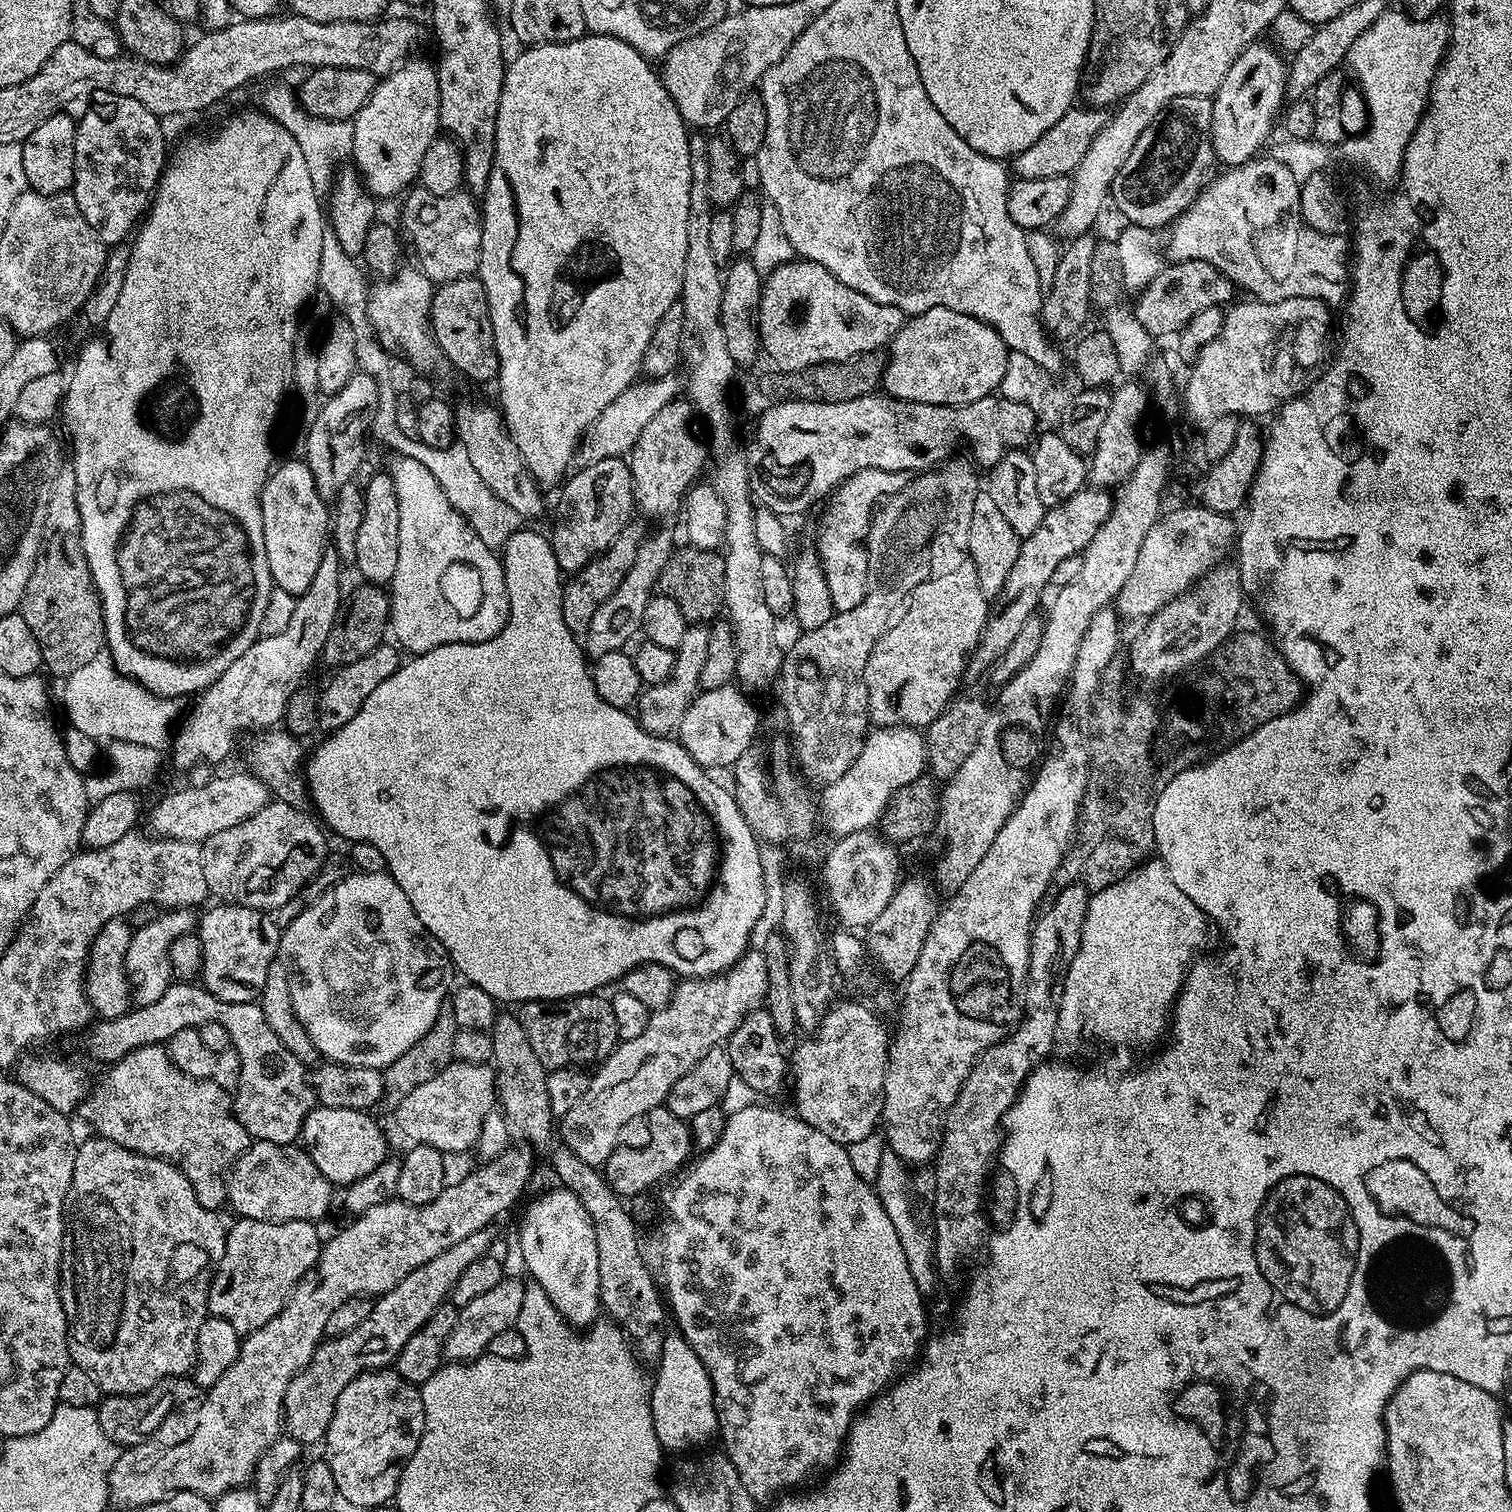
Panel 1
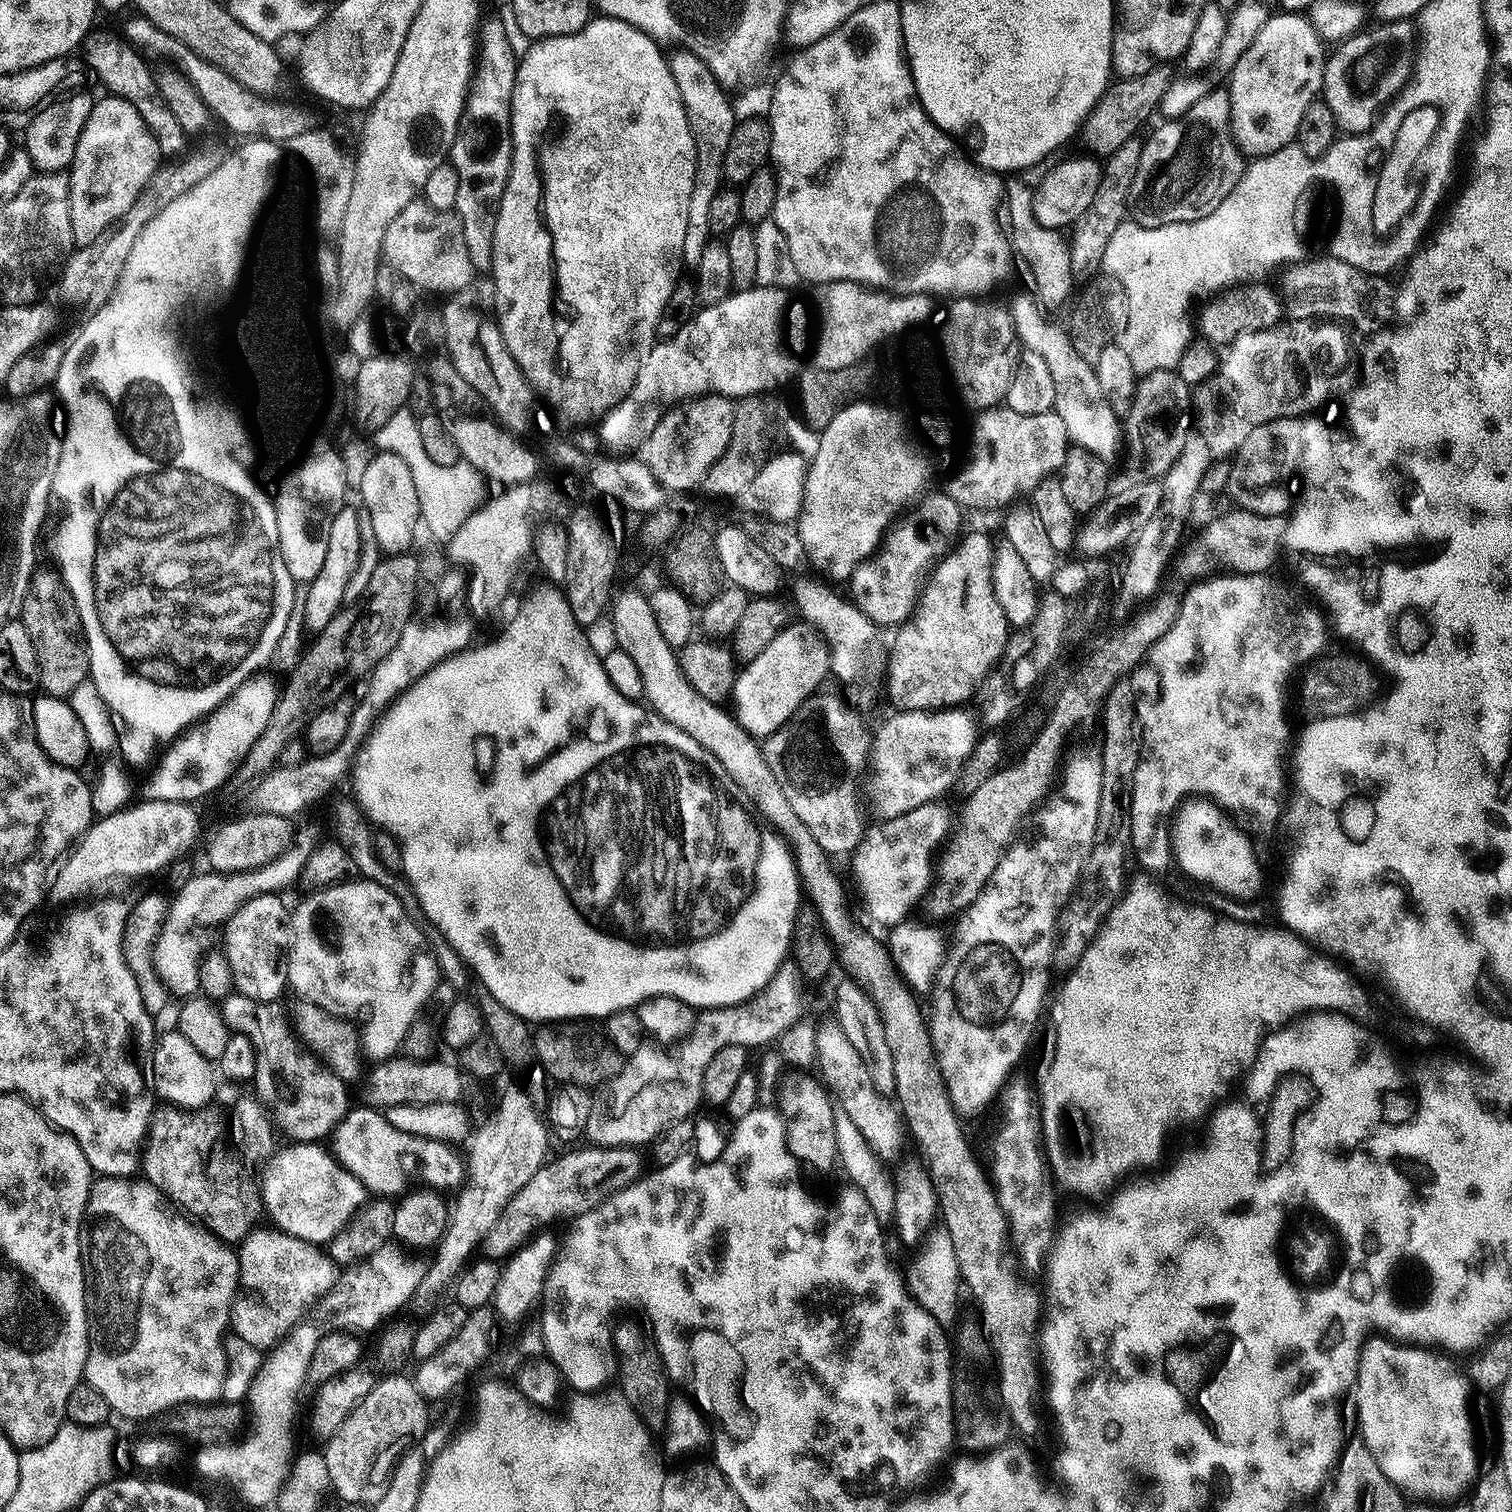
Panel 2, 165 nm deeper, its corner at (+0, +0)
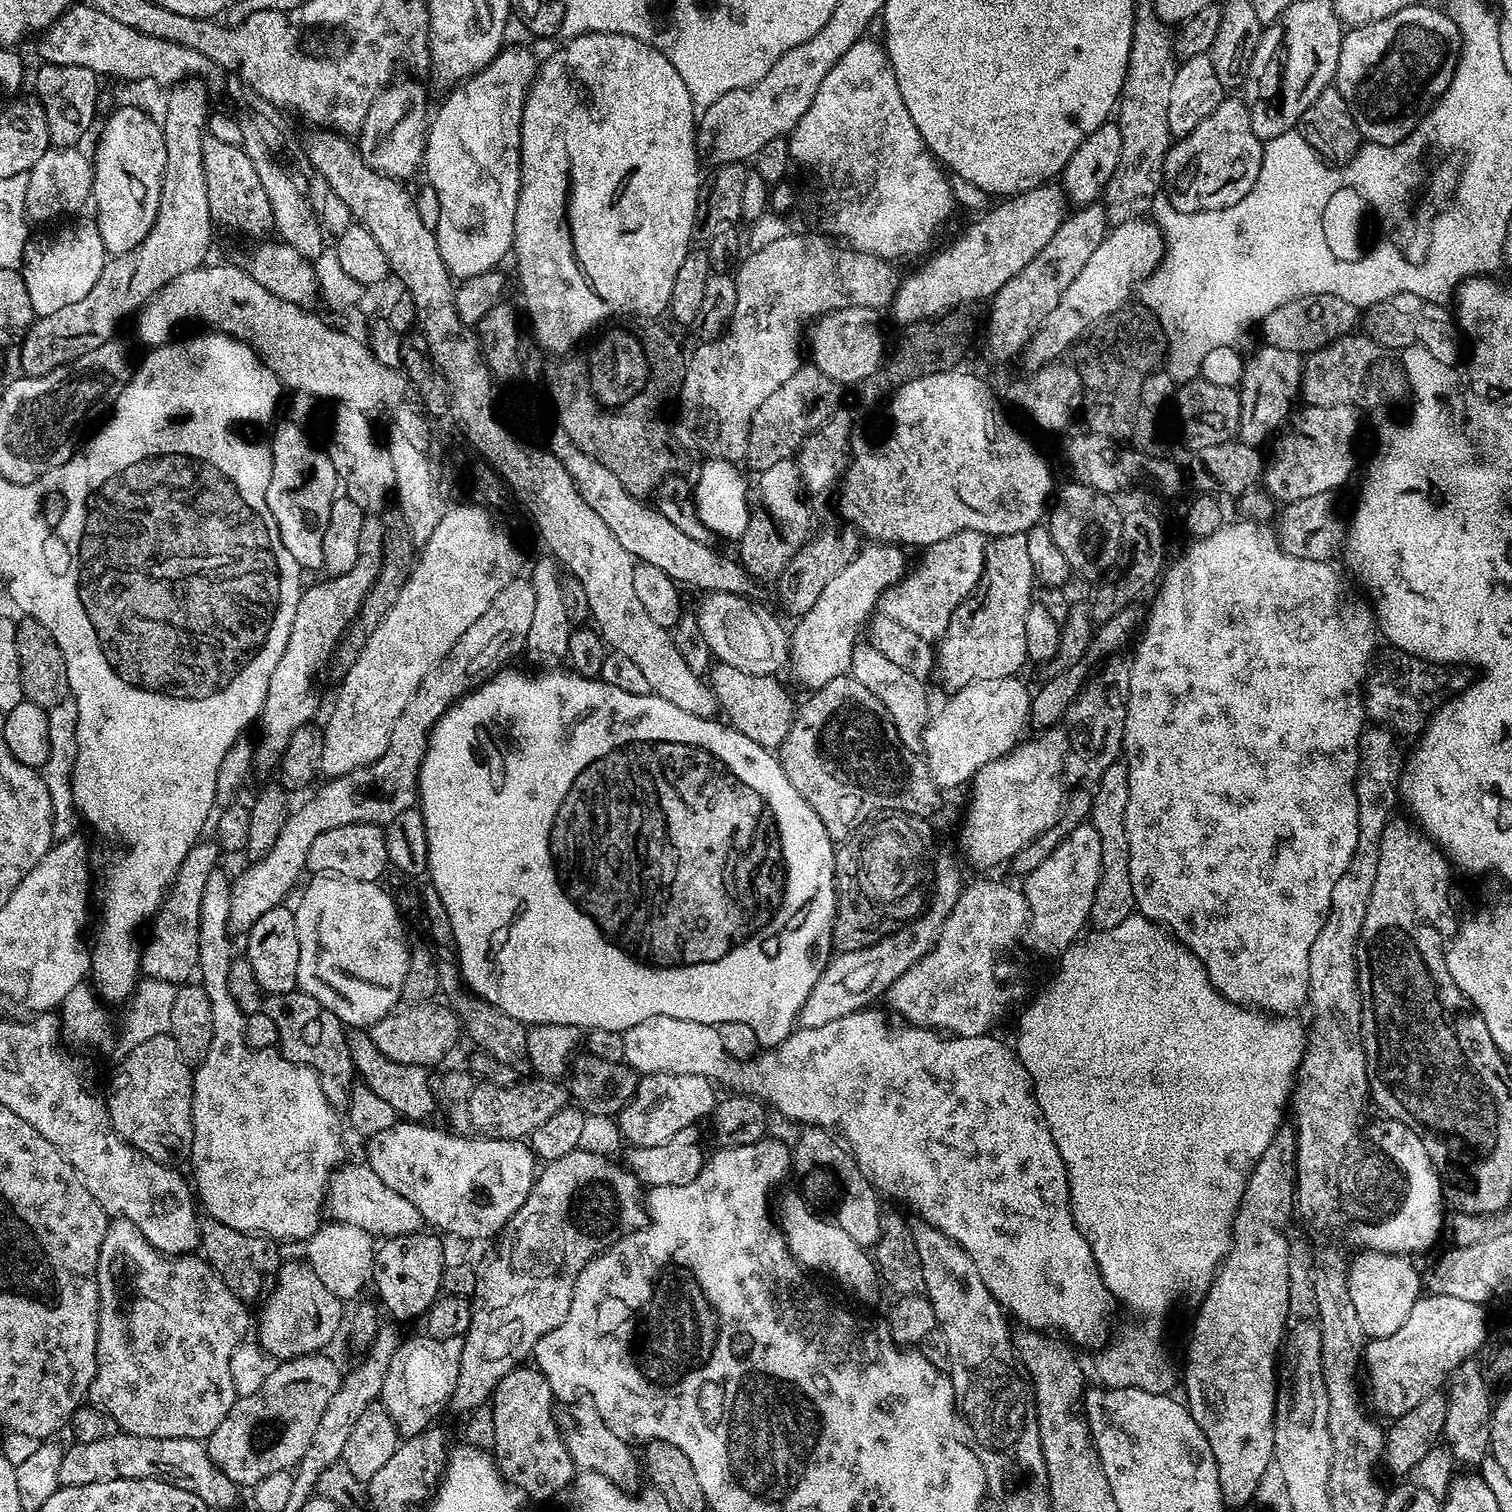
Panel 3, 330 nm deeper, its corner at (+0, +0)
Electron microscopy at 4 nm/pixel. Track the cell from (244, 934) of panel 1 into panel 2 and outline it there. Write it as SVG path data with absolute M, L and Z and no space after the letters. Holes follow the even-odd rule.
M276 894L250 898L223 925L222 951L234 974L235 991L246 998L279 1001L289 987L290 908L280 899Z

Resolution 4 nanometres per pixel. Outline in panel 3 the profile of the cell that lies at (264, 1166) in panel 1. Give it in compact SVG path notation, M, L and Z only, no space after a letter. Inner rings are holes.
M367 1163L348 1164L337 1167L328 1177L326 1187L326 1212L333 1221L362 1226L374 1238L387 1238L389 1236L405 1236L407 1232L416 1232L425 1227L426 1221L420 1215L418 1206L414 1202L406 1202L402 1194L390 1190L378 1174L369 1168Z

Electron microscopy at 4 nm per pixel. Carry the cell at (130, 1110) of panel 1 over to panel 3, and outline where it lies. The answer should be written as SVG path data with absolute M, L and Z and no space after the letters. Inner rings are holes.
M209 1219L207 1223L203 1225L200 1234L199 1251L204 1260L220 1275L222 1282L226 1282L230 1290L234 1290L239 1300L252 1302L256 1295L259 1297L265 1291L264 1275L268 1271L269 1275L277 1267L278 1260L272 1257L278 1248L277 1241L271 1236L234 1230L214 1219Z

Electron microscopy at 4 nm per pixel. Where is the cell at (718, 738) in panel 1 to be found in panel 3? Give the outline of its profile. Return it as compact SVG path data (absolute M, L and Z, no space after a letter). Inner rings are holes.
M872 542L861 552L857 551L852 560L840 574L832 577L826 588L818 597L818 602L795 621L796 629L791 629L788 642L788 664L792 668L792 676L807 690L815 690L826 686L834 678L845 675L852 667L852 651L856 649L858 637L865 627L866 621L877 611L880 594L891 584L897 584L906 571L904 565L905 549L900 546L889 546Z

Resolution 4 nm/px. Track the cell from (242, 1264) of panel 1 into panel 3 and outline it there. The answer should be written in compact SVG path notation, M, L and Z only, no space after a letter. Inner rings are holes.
M292 1260L289 1264L283 1264L275 1269L276 1285L273 1286L272 1293L270 1288L263 1297L265 1300L260 1308L260 1321L257 1324L255 1321L254 1324L260 1347L277 1361L311 1356L327 1349L324 1347L335 1338L340 1323L343 1320L345 1323L346 1320L345 1305L337 1296L330 1294L330 1290L326 1290L325 1284L307 1262L300 1261L299 1264Z

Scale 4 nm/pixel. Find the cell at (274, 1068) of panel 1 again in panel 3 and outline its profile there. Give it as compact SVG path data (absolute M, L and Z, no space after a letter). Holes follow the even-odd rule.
M299 990L265 995L262 1010L270 1014L274 1026L278 1026L279 1052L290 1062L313 1068L320 1075L320 1085L333 1108L347 1109L354 1069L345 1025L334 1013L323 1008L318 998L310 998L310 994Z

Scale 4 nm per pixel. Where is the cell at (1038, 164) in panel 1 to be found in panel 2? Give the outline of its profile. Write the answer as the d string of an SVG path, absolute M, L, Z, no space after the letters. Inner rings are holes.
M1171 63L1156 64L1150 70L1146 70L1146 74L1120 78L1109 83L1094 110L1090 110L1090 114L1084 120L1082 137L1084 136L1084 144L1088 147L1085 149L1100 158L1112 156L1117 146L1123 140L1129 139L1135 133L1132 131L1151 112L1155 113L1159 109L1160 99L1166 94L1174 79L1172 67Z

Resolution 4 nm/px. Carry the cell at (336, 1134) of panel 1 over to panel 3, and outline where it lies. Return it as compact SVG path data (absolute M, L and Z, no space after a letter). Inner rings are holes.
M397 1122L367 1137L368 1167L382 1178L382 1182L386 1182L386 1186L390 1186L390 1190L402 1194L406 1202L414 1202L425 1221L433 1224L433 1229L441 1228L436 1230L461 1236L464 1240L487 1241L495 1237L508 1225L508 1219L519 1210L522 1202L526 1202L538 1175L538 1160L531 1147L523 1139L498 1140L487 1134L453 1134L428 1126L424 1122Z

